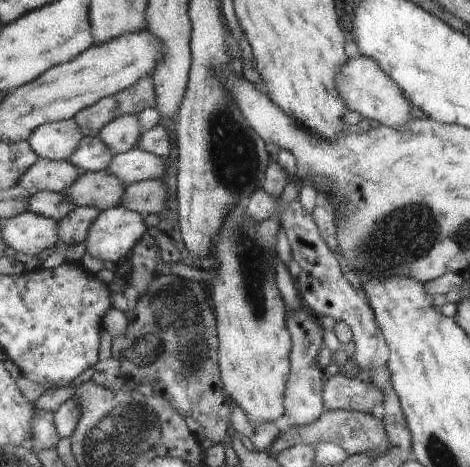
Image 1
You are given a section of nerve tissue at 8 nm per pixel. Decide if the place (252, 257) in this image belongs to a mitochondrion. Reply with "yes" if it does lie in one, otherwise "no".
yes

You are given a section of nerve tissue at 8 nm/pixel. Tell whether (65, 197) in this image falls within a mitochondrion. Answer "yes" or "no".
no

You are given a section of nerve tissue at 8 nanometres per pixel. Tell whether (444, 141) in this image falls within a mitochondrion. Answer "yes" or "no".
no

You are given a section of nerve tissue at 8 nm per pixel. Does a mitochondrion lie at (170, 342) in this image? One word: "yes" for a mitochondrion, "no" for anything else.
yes

